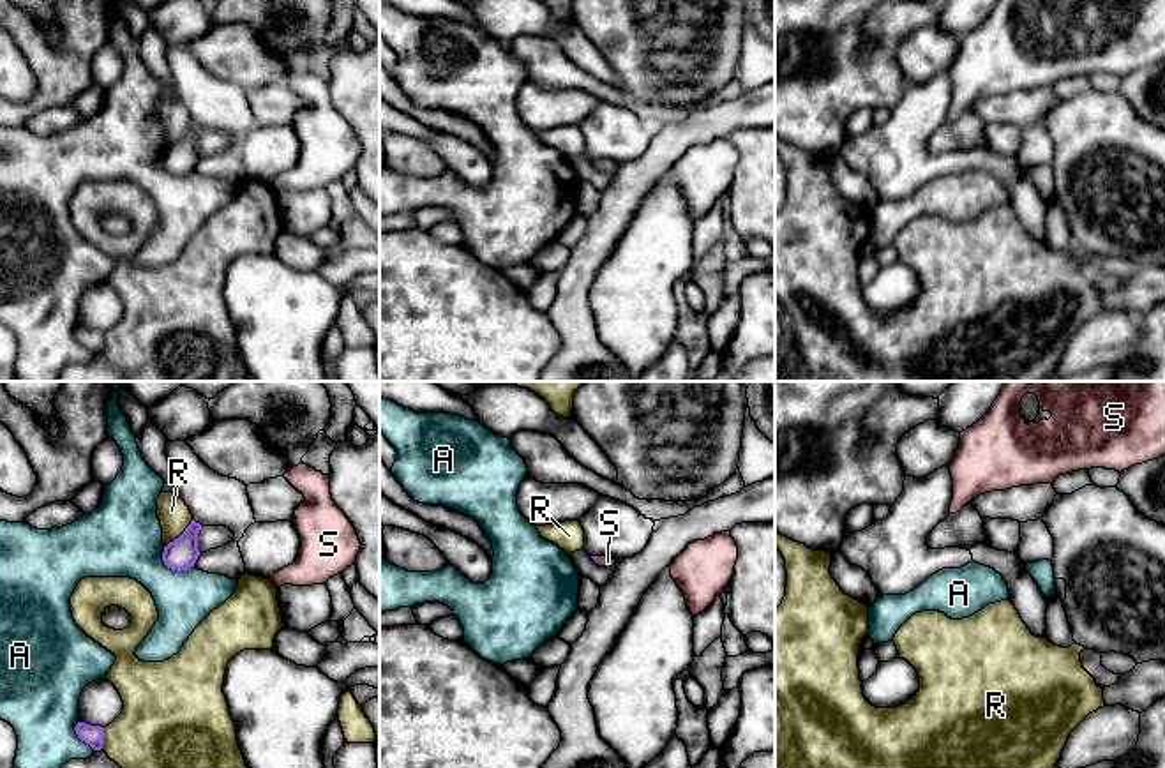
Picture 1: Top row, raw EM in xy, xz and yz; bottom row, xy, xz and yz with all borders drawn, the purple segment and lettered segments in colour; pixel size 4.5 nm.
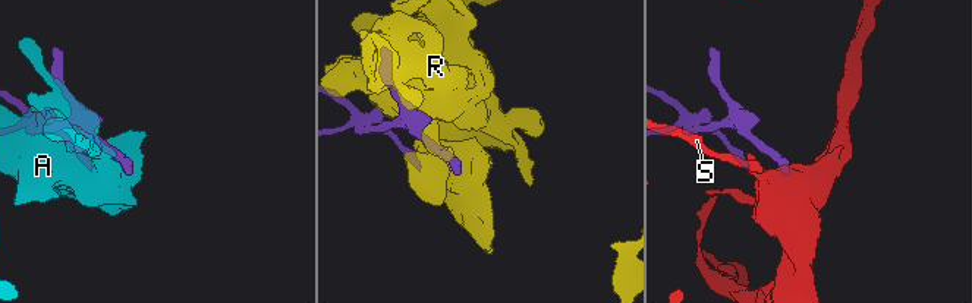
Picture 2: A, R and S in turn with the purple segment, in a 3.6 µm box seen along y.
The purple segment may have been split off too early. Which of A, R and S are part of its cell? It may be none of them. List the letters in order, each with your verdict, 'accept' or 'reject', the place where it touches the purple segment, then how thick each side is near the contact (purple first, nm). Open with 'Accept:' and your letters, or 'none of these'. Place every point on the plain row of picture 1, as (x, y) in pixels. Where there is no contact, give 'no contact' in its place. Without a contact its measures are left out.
Accept: S
A: reject; contact xy (172, 173); calibres 140 and 340 nm
R: reject; contact xy (182, 138); calibres 140 and 140 nm
S: accept; contact xz (595, 165); calibres 20 and 50 nm

